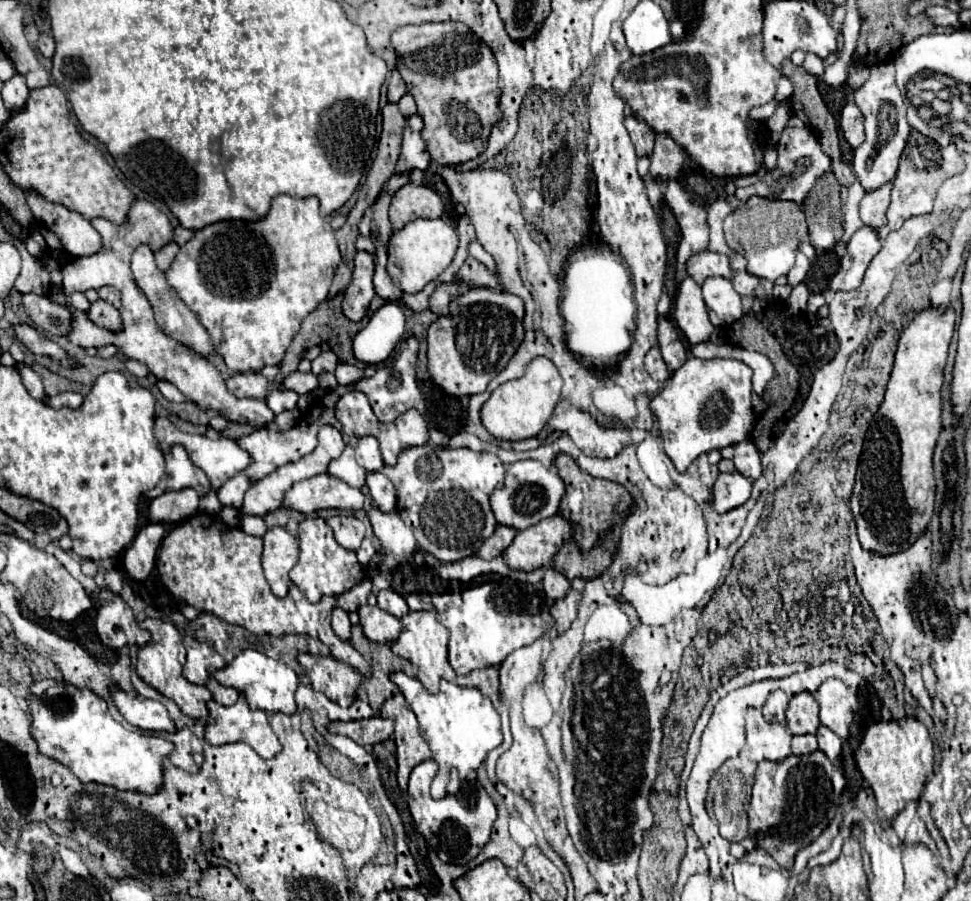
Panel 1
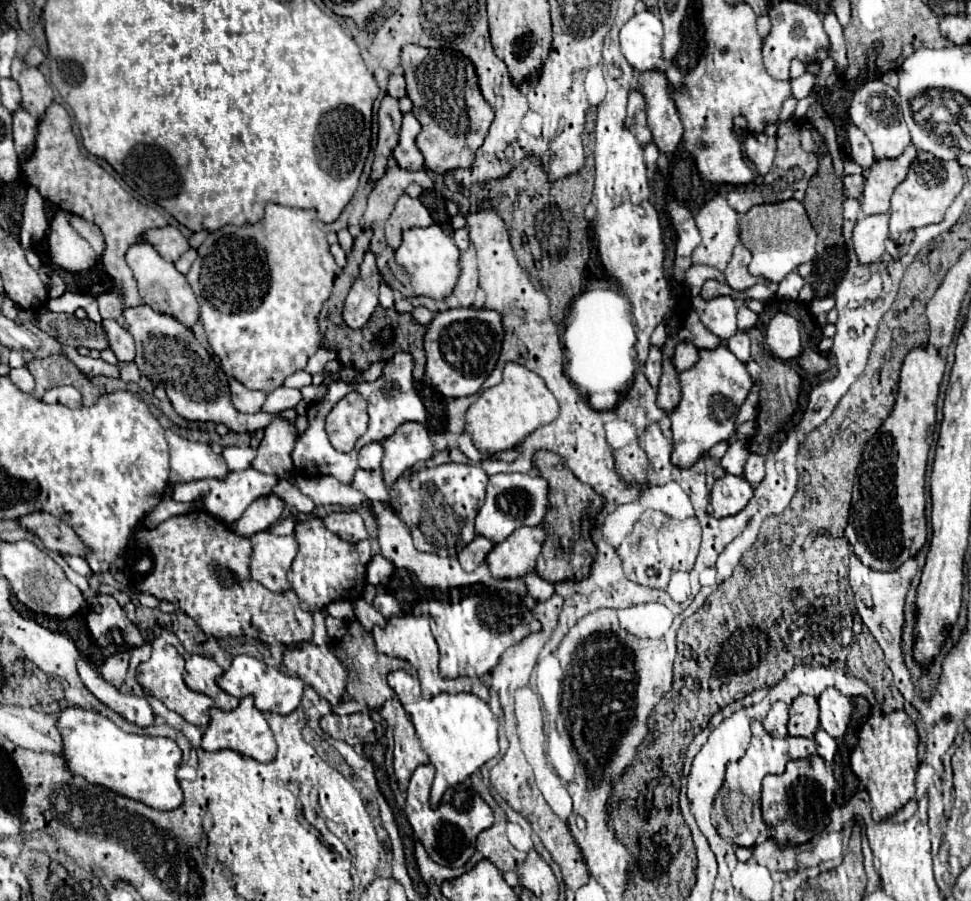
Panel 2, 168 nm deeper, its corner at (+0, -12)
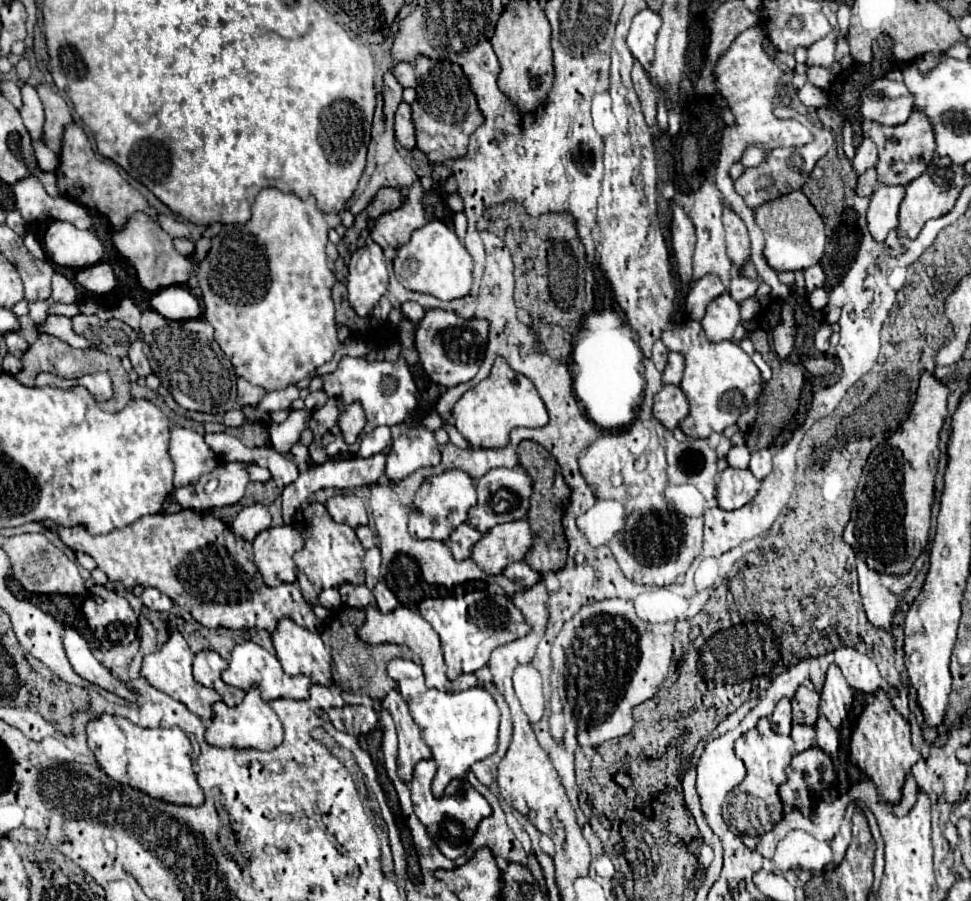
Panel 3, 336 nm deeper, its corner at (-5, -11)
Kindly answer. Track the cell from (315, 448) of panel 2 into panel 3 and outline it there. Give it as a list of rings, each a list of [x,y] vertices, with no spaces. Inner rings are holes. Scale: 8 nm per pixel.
[[[344,356],[338,364],[338,368],[332,374],[322,376],[324,380],[324,392],[328,396],[328,402],[316,410],[312,414],[310,420],[310,428],[314,432],[314,442],[310,444],[310,456],[314,464],[322,464],[326,460],[336,458],[340,452],[348,452],[348,454],[356,454],[358,452],[358,442],[356,444],[346,444],[342,440],[342,432],[338,428],[338,418],[340,414],[356,402],[362,404],[364,412],[366,412],[366,428],[362,434],[368,434],[370,430],[374,430],[374,426],[394,426],[404,422],[416,408],[416,384],[412,380],[412,374],[408,370],[406,360],[400,356],[394,364],[386,362],[386,360],[366,360],[366,358],[352,358],[352,356]],[[336,396],[340,396],[340,400],[336,400]],[[324,432],[332,432],[336,436],[336,440],[332,444],[328,444],[326,448],[322,448],[320,440],[324,436]]]

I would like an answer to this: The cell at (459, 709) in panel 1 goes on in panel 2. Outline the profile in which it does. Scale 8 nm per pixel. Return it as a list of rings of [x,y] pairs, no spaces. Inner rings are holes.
[[[393,671],[387,677],[391,689],[401,699],[401,705],[405,707],[405,713],[413,719],[417,737],[421,741],[421,747],[425,747],[431,765],[435,767],[435,781],[431,787],[431,807],[435,809],[445,793],[445,789],[455,787],[463,781],[467,781],[477,769],[481,769],[489,759],[493,759],[499,753],[497,743],[497,717],[491,713],[489,705],[477,695],[469,693],[439,693],[433,699],[425,699],[421,695],[419,681],[407,675],[405,671]]]

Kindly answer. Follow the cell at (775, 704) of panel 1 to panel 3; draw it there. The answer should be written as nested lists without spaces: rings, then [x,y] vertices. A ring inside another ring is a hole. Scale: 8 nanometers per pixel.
[[[782,698],[772,716],[770,716],[770,724],[772,724],[772,730],[778,732],[778,734],[790,734],[790,726],[792,726],[792,710],[790,710],[790,700],[788,698]]]

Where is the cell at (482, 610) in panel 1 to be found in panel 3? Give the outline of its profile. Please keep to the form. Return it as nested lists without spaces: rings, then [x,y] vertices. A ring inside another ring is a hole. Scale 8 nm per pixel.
[[[482,590],[466,592],[462,596],[426,598],[420,602],[420,614],[432,624],[432,628],[440,636],[444,660],[448,664],[446,676],[450,680],[484,668],[490,660],[490,652],[496,646],[522,638],[530,632],[530,626],[524,622],[522,612],[510,602],[508,596],[488,594]]]

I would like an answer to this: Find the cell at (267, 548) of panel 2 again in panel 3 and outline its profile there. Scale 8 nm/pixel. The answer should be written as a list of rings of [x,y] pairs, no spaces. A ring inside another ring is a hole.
[[[292,526],[260,532],[254,540],[254,564],[268,586],[296,582],[292,556],[304,546],[304,538]]]

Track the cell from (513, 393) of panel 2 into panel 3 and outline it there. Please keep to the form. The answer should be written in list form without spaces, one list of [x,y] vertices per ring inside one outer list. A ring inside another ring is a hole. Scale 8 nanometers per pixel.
[[[496,358],[494,366],[480,384],[472,386],[468,392],[462,394],[462,398],[452,408],[454,426],[458,432],[470,442],[472,448],[490,448],[498,450],[506,446],[508,434],[512,428],[524,426],[524,428],[542,428],[548,422],[548,412],[544,402],[540,400],[538,392],[534,390],[534,384],[514,372],[510,366],[506,366],[504,358]]]

